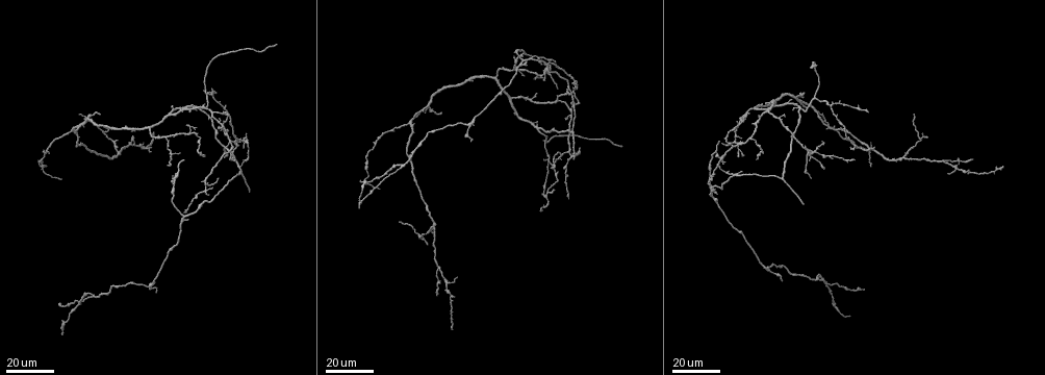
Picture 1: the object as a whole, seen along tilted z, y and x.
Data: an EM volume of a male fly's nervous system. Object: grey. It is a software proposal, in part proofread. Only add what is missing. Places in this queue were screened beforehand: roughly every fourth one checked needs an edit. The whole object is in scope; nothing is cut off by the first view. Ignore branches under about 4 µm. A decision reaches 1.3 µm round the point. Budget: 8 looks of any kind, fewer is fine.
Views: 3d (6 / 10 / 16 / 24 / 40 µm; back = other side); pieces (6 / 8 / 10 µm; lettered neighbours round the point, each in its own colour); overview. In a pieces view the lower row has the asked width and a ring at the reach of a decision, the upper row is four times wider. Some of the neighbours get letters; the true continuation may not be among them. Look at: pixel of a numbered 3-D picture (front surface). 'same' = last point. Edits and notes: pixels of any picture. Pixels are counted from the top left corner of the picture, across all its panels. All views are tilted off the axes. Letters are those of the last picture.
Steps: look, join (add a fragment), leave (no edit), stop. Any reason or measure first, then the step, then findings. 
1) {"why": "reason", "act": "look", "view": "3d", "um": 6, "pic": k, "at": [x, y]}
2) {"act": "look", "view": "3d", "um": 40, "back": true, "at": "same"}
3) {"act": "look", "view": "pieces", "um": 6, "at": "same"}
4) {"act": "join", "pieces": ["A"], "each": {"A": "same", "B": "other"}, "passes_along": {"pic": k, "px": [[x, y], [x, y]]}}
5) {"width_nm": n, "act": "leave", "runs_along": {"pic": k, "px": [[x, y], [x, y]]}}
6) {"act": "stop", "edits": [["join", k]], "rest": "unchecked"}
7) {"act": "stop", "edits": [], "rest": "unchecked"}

{"why": "free end", "act": "look", "view": "3d", "um": 24, "pic": 1, "at": [539, 209]}

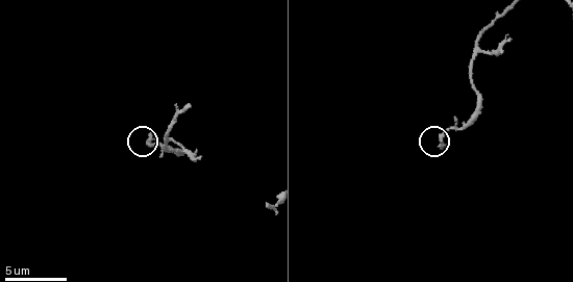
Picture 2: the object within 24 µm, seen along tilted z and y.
{"act": "look", "view": "pieces", "um": 8, "pic": 2, "at": [151, 133]}

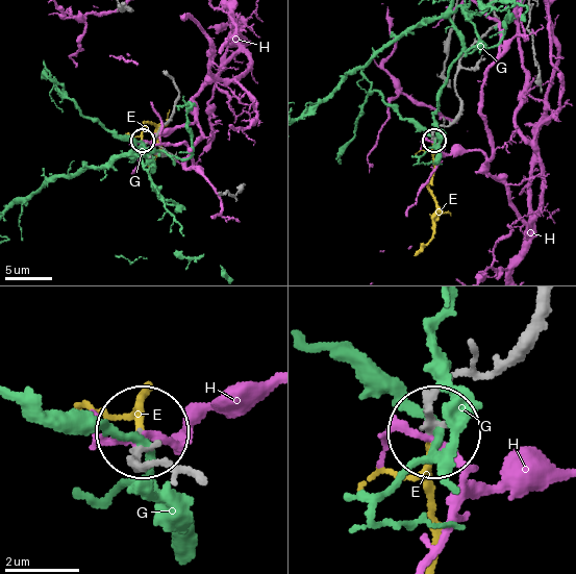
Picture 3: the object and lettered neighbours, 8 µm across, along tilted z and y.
{"width_nm": 200, "act": "join", "pieces": ["E"], "each": {"E": "same", "G": "other", "H": "other"}, "found": "the cell continues"}

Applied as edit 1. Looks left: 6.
{"why": "branch stops here", "act": "look", "view": "3d", "um": 16, "pic": 1, "at": [183, 161]}

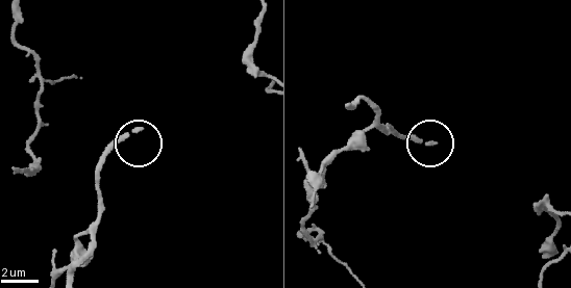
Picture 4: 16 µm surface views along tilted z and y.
{"why": "what lies round it", "act": "look", "view": "pieces", "um": 6, "pic": 4, "at": [137, 129]}

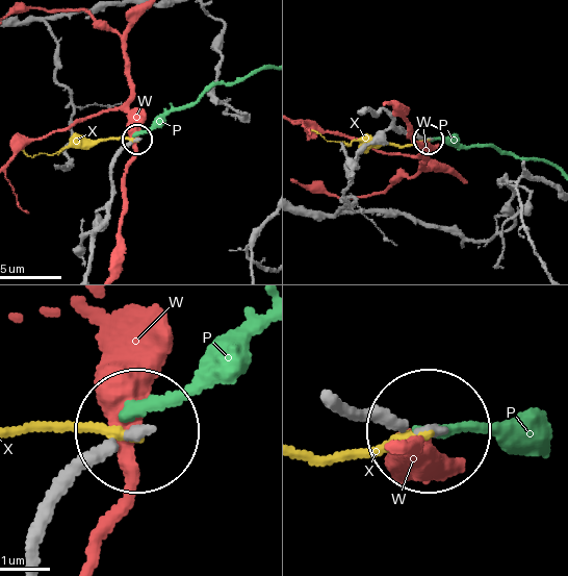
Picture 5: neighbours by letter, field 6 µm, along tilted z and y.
{"width_nm": 160, "act": "leave", "each": {"P": "other", "W": "other", "X": "other"}, "runs_along": {"pic": 5, "px": [[30, 552], [46, 511], [135, 435]]}, "found": "no lettered fragment goes on from it"}

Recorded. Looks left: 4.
{"why": "branch stops here", "act": "look", "view": "3d", "um": 24, "pic": 1, "at": [805, 202]}

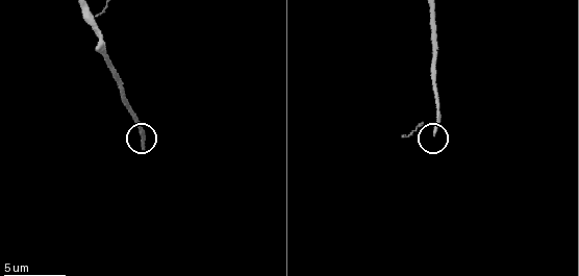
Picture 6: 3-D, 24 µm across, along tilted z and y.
{"act": "look", "view": "pieces", "um": 6, "pic": 6, "at": [435, 131]}

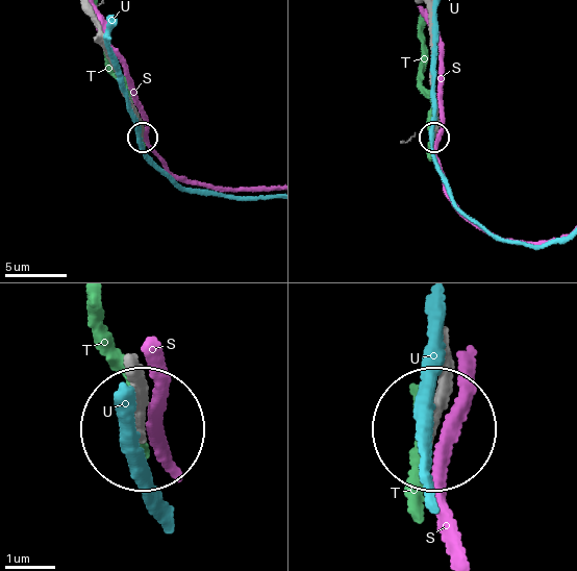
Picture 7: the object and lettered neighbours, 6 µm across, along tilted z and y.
{"act": "leave", "each": {"S": "other", "T": "other", "U": "other"}, "found": "none of them fits"}

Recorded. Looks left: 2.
{"why": "end of a long branch", "act": "look", "view": "3d", "um": 24, "pic": 1, "at": [621, 146]}

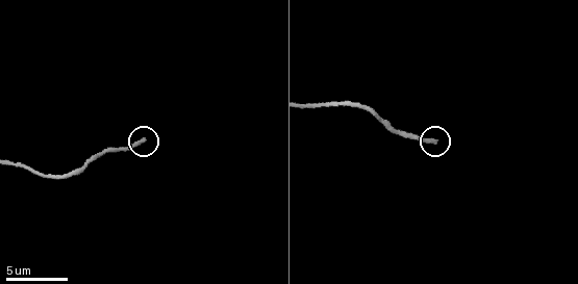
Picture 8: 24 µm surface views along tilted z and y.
{"act": "look", "view": "pieces", "um": 10, "pic": 8, "at": [435, 140]}

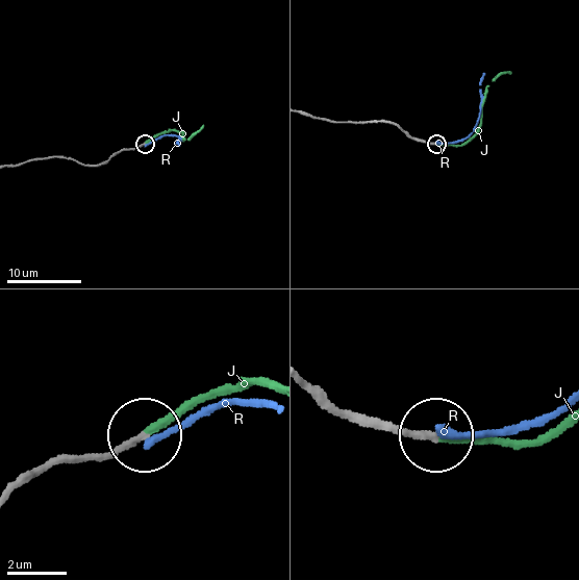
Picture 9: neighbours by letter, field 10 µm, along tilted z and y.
{"act": "join", "pieces": ["J"], "each": {"J": "same", "R": "other"}, "found": "the cell continues"}

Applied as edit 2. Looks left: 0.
{"act": "stop", "edits": [["join", 3], ["join", 9]], "rest": "unchecked"}

